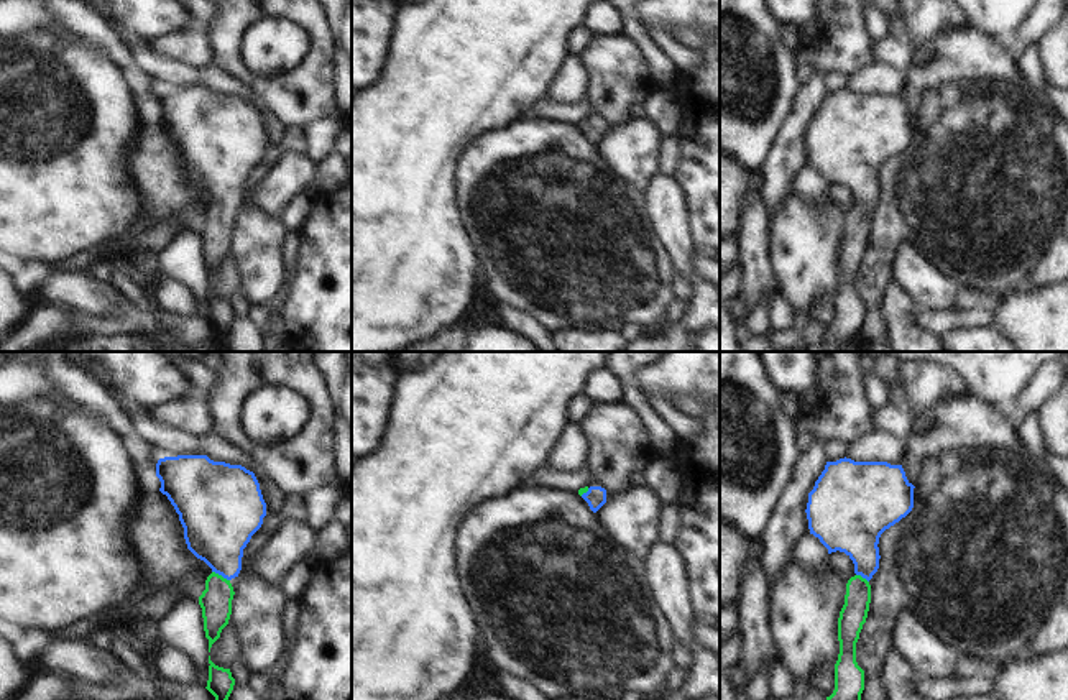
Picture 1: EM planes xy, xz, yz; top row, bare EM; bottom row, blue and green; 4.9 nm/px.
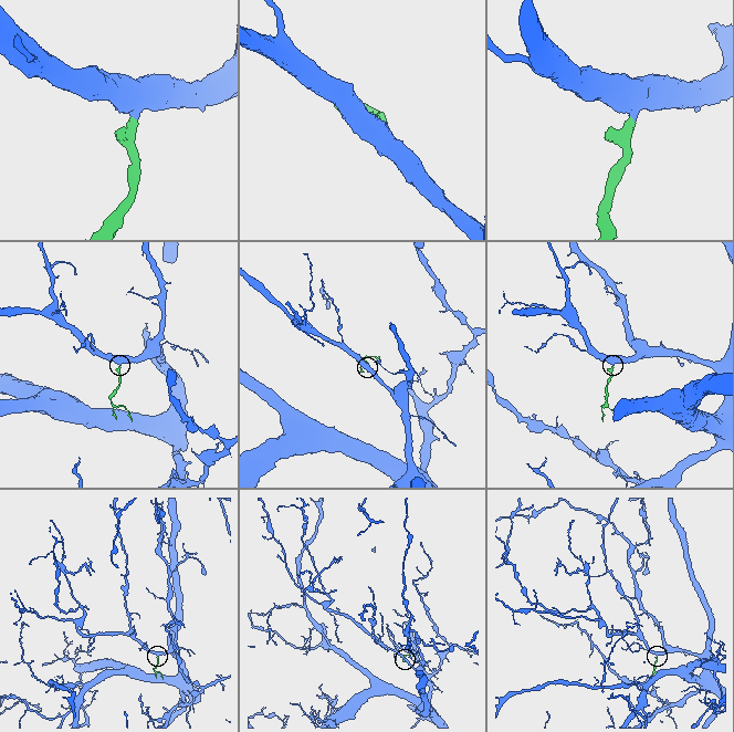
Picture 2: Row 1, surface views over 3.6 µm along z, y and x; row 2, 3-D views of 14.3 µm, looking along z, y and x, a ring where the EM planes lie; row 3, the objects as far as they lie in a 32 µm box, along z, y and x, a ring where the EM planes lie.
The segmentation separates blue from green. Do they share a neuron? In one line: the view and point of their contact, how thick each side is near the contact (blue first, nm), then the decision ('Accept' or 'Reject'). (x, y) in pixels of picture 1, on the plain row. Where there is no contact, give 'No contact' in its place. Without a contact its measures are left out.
Touches blue at xy (220, 206). Thickness 340 nm (blue) against 160 nm. Accept

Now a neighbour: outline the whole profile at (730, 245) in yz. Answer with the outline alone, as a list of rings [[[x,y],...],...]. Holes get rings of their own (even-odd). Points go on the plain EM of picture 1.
[[[728,235],[720,242],[720,278],[739,260],[739,238]]]

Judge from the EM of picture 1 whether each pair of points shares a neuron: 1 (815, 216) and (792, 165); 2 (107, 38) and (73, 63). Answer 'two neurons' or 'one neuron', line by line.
1: two neurons
2: two neurons

